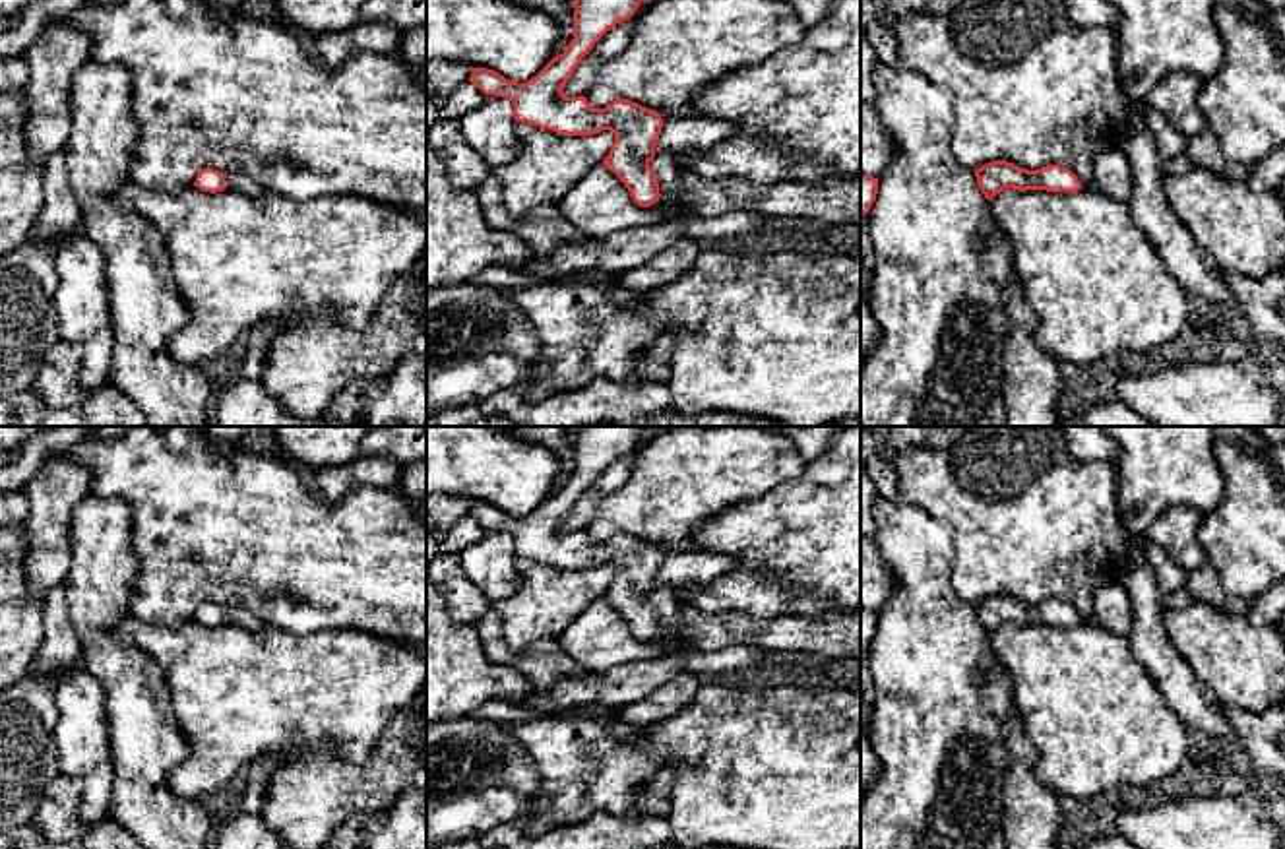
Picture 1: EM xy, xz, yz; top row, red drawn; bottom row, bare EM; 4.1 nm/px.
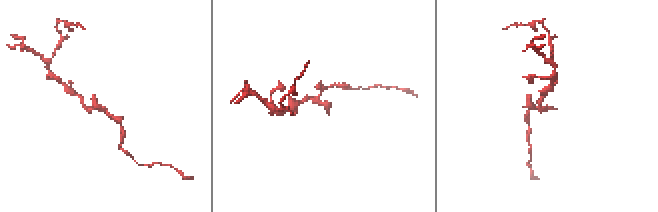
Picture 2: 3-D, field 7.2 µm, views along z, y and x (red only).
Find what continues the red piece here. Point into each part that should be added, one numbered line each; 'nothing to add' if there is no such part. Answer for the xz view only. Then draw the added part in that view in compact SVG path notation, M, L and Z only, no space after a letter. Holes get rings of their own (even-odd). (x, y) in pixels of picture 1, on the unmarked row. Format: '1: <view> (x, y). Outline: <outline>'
1: xz (663, 601). Outline: M653 591L649 603L659 618L659 634L680 638L680 613L674 595L671 591Z

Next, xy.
1: xy (239, 617). Outline: M238 607L225 609L225 624L242 626L252 632L258 632L266 626L266 622L260 616L256 616L252 611Z

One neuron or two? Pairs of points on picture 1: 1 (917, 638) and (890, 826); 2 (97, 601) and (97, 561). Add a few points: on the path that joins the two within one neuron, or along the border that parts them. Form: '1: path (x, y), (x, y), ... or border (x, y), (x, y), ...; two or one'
1: path (917, 685), (917, 780); one
2: path (97, 592), (97, 570); one

